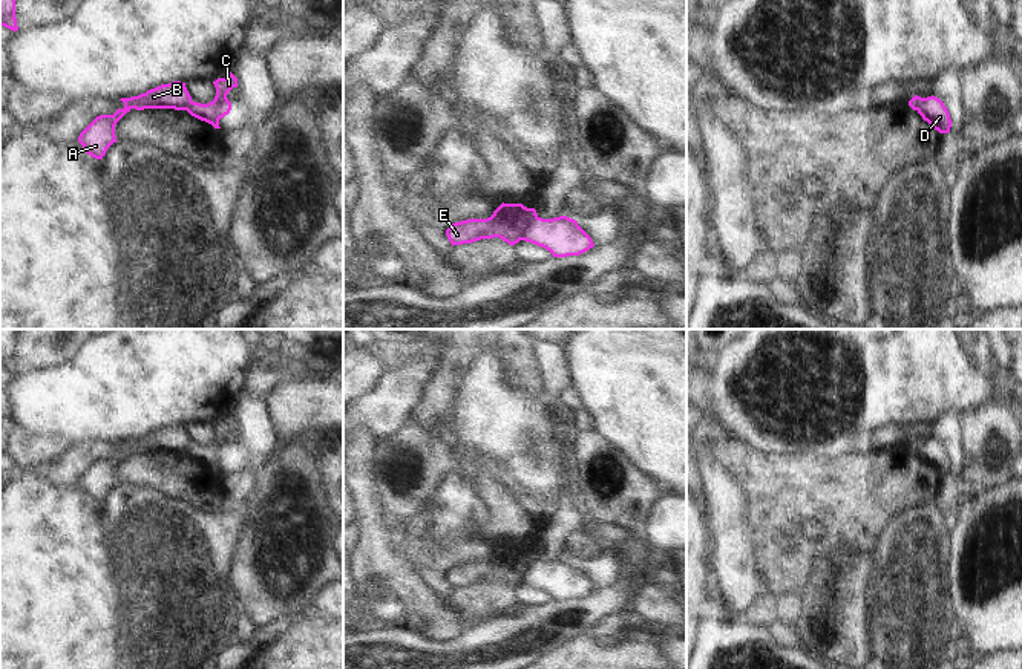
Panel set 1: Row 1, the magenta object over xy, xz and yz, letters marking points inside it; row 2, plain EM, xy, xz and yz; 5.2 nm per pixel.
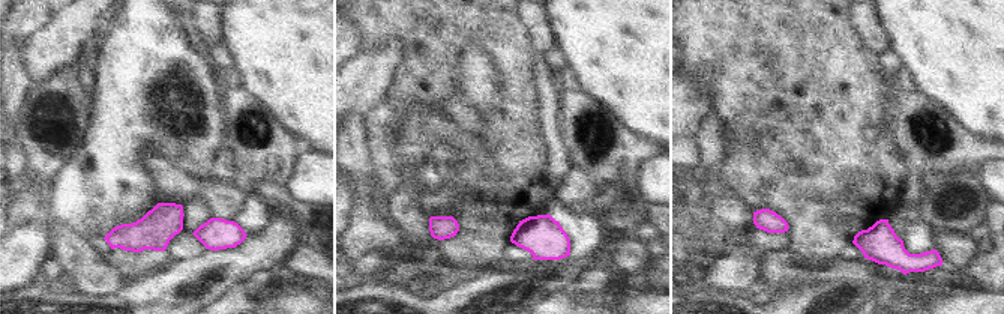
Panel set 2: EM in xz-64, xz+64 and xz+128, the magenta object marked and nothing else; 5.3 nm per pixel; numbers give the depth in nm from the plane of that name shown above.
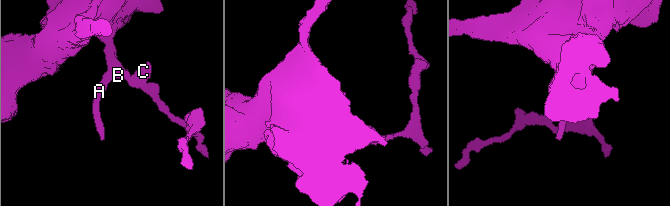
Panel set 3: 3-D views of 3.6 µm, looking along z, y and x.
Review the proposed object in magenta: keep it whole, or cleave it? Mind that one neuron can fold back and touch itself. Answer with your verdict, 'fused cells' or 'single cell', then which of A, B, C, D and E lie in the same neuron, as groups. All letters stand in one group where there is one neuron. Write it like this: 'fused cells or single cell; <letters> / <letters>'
fused cells; A B E / C D

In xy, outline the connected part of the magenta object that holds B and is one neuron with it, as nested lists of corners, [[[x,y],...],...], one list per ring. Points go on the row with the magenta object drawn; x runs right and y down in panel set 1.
[[[173,81],[161,84],[147,90],[138,96],[121,98],[123,109],[118,109],[113,115],[97,116],[78,136],[78,142],[84,152],[95,159],[103,159],[107,148],[116,142],[115,126],[132,109],[175,109],[184,110],[190,106],[192,96],[185,87],[185,83]]]

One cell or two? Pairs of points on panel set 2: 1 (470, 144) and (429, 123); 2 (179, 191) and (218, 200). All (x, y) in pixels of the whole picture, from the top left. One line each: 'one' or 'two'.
1: one
2: one

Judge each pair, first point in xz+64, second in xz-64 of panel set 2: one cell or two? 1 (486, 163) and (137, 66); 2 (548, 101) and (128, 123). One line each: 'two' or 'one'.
1: two
2: two

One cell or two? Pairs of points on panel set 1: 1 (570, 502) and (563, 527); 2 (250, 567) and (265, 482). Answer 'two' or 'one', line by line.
1: one
2: one

